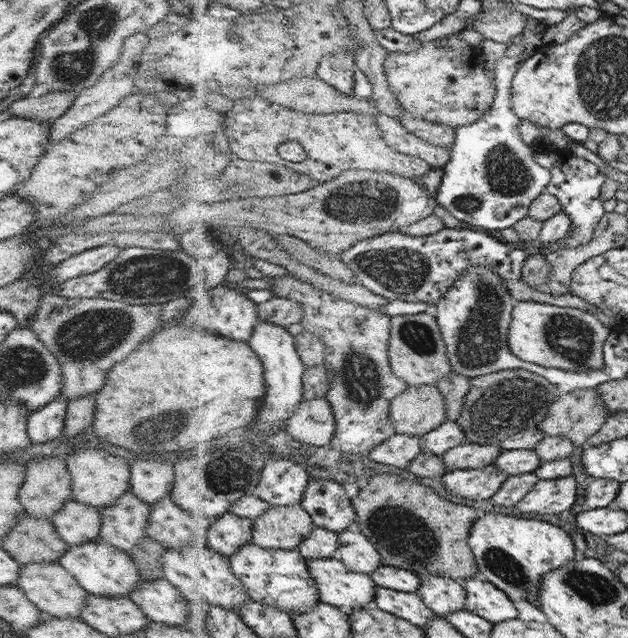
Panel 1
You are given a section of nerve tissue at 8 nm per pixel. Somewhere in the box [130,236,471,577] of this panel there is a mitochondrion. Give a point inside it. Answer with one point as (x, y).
(402, 534)

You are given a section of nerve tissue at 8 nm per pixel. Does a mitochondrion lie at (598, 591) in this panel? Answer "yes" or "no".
yes

